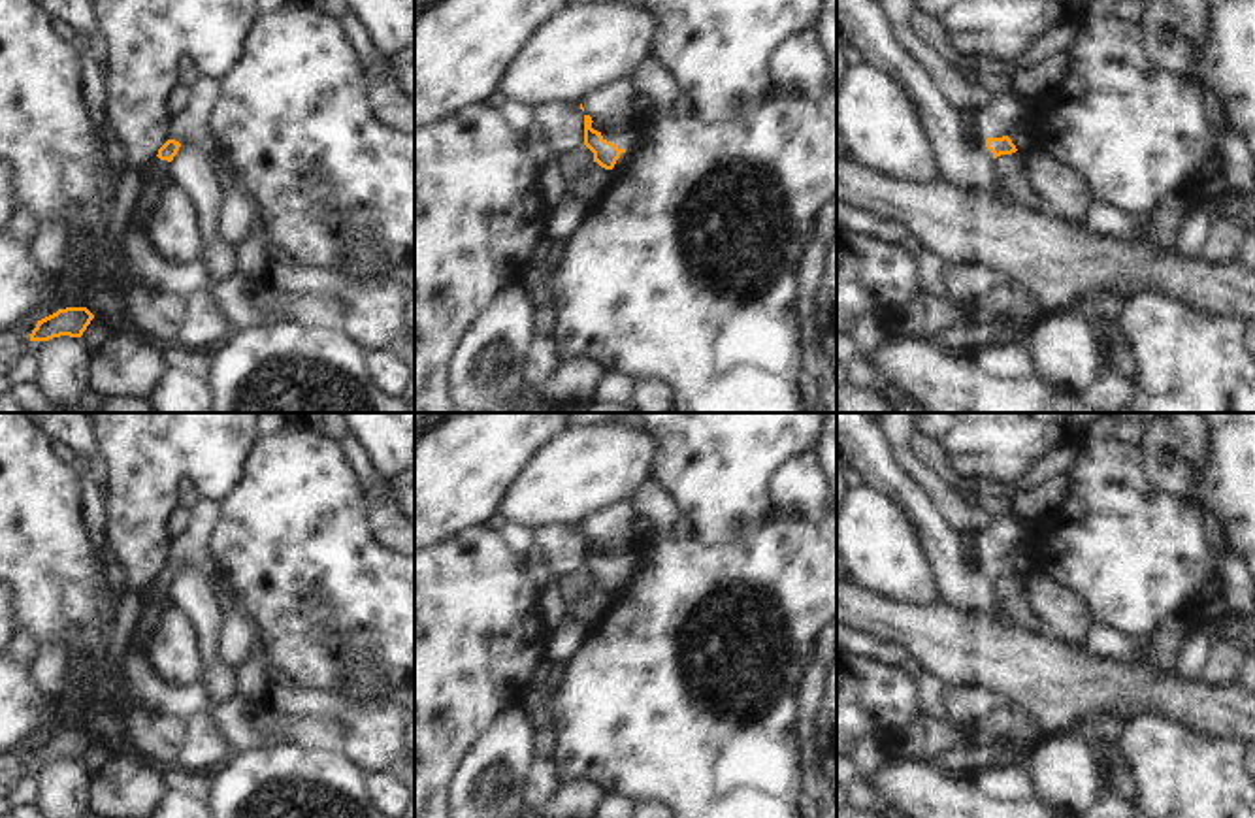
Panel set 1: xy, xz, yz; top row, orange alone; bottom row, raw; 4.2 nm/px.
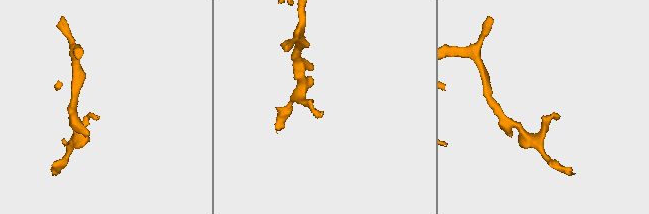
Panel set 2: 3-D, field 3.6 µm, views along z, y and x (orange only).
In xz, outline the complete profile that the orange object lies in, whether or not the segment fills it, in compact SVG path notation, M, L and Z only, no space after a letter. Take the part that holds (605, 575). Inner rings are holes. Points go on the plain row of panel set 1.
M584 537L584 567L594 575L594 584L616 596L629 582L637 556L631 550L618 556L597 554L592 545L592 539Z

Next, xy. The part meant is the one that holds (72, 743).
M66 729L38 743L30 763L49 763L53 760L81 760L94 737L87 729Z

